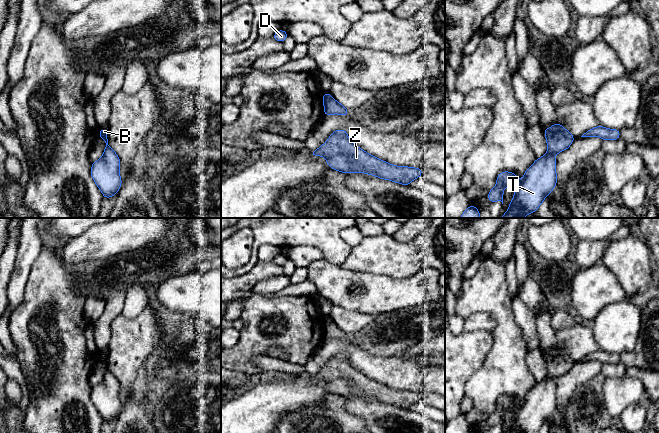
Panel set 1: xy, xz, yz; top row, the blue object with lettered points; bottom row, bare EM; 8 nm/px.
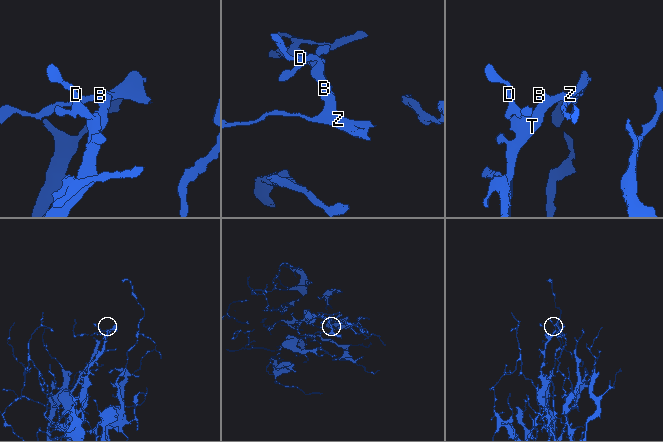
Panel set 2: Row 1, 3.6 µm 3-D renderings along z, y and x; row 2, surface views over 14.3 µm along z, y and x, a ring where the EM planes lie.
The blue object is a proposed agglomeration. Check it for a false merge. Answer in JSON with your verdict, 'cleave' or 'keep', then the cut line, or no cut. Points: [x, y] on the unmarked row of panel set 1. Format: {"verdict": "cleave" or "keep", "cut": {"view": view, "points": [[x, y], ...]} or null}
{"verdict": "keep", "cut": null}

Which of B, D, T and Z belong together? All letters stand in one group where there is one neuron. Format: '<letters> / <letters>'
B D T Z

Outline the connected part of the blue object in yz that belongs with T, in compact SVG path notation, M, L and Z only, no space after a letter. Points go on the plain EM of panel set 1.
M559 346L543 354L548 370L547 377L536 383L526 394L521 405L512 396L505 395L499 397L496 410L488 417L489 426L501 425L503 428L503 415L507 409L510 409L515 413L515 418L508 433L538 433L545 424L545 421L553 415L557 407L555 379L568 373L575 362L568 354L563 352Z

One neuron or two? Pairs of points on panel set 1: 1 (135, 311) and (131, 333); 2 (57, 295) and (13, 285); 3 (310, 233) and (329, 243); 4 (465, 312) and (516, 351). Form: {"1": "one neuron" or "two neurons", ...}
{"1": "two neurons", "2": "two neurons", "3": "one neuron", "4": "one neuron"}

